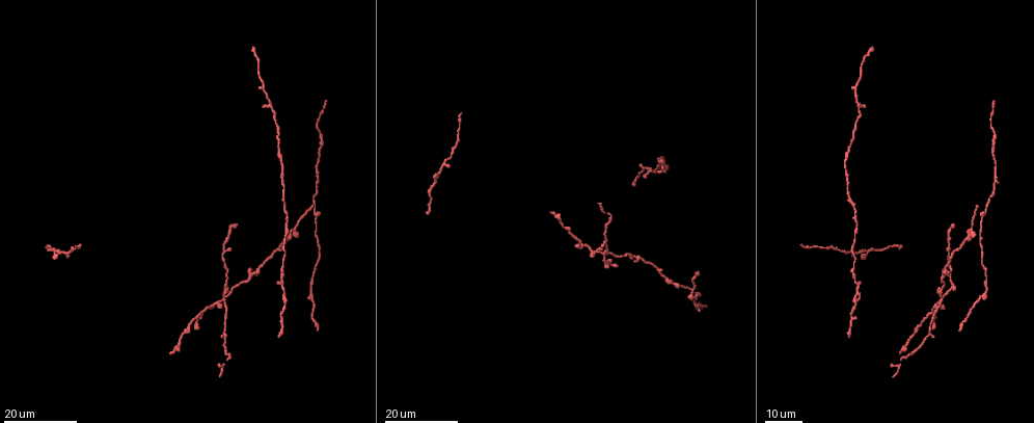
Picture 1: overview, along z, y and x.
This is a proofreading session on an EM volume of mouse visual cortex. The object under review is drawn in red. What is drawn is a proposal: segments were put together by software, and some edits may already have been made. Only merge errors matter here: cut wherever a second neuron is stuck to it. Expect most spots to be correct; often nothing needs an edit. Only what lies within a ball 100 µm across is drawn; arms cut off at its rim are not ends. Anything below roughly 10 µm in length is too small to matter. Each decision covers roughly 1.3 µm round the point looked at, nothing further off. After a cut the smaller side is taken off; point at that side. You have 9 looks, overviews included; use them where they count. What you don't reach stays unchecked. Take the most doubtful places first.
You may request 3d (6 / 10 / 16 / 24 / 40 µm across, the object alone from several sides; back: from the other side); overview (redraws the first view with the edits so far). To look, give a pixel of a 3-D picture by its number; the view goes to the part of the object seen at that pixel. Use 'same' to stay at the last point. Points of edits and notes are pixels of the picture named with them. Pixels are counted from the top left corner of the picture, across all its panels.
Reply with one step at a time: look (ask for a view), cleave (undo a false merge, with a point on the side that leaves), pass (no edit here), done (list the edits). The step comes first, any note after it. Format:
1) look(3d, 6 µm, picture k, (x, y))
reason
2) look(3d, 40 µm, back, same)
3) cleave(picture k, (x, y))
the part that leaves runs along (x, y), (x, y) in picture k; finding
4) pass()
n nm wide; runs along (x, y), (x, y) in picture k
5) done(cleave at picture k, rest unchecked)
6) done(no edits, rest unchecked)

look(3d, 16 µm, picture 1, (445, 162))
two arms in line, one across

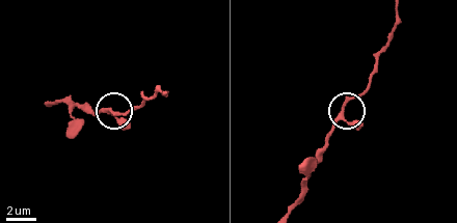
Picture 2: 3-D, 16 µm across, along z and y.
look(3d, 6 µm, picture 2, (342, 113))

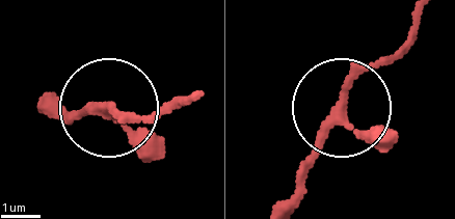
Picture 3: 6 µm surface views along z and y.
pass()
all the same neuron

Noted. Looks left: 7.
look(3d, 24 µm, picture 1, (602, 253))
a fork

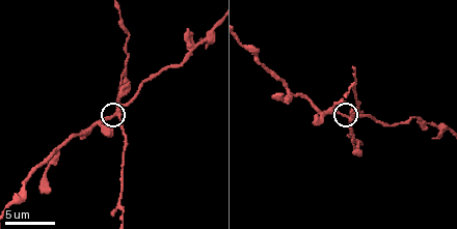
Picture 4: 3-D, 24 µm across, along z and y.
look(3d, 6 µm, picture 4, (348, 116))
zoom in

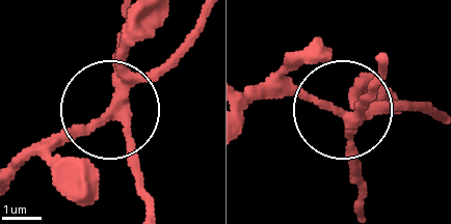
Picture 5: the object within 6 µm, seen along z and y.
cleave(picture 5, (123, 55))
3 arms; the part that leaves runs along (118, 99), (175, 53), (201, 12) in picture 5; two neurons meet here

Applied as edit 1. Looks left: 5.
look(3d, 16 µm, picture 1, (859, 291))
three-way junction

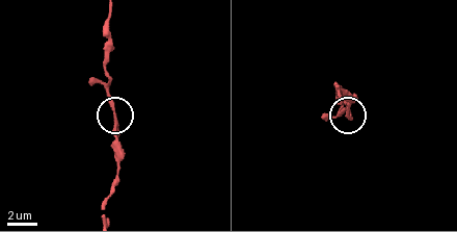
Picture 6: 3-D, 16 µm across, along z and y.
look(3d, 6 µm, picture 6, (116, 115))

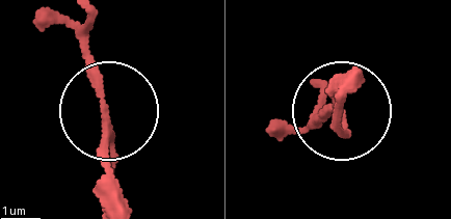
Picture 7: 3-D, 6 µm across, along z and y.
pass()
3 arms; one neuron here

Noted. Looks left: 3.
look(3d, 24 µm, picture 1, (858, 107))
three arms meet

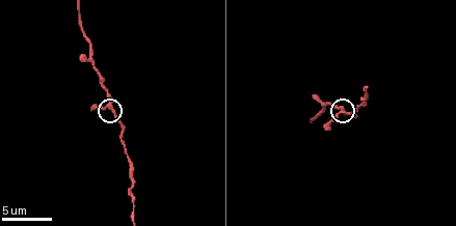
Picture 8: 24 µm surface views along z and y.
look(3d, 6 µm, picture 8, (114, 108))

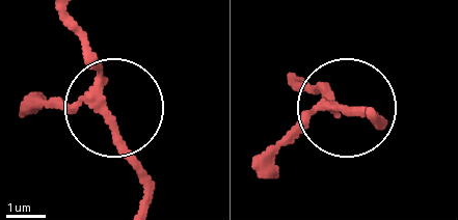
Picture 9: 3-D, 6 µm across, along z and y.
look(3d, 6 µm, back, picture 9, (109, 115))

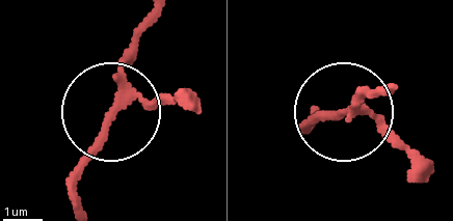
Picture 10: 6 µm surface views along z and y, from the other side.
pass()
170 nm wide; runs along (79, 211), (73, 181), (139, 25) in picture 10; all the same neuron

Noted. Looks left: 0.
done(cleave at picture 5, rest unchecked)

